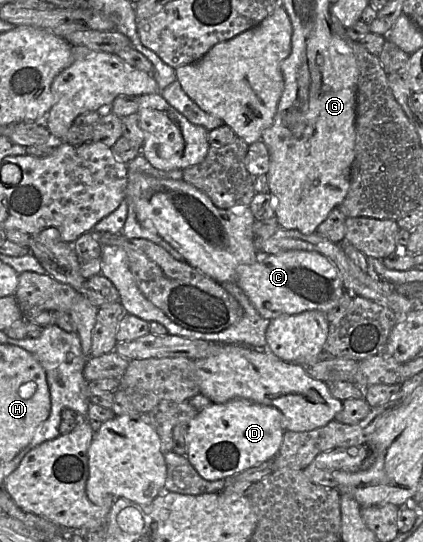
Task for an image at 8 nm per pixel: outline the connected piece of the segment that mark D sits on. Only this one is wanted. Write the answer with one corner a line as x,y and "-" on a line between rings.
245,399
211,403
187,424
186,458
207,481
233,480
239,473
274,459
280,450
284,433
283,417
276,407

